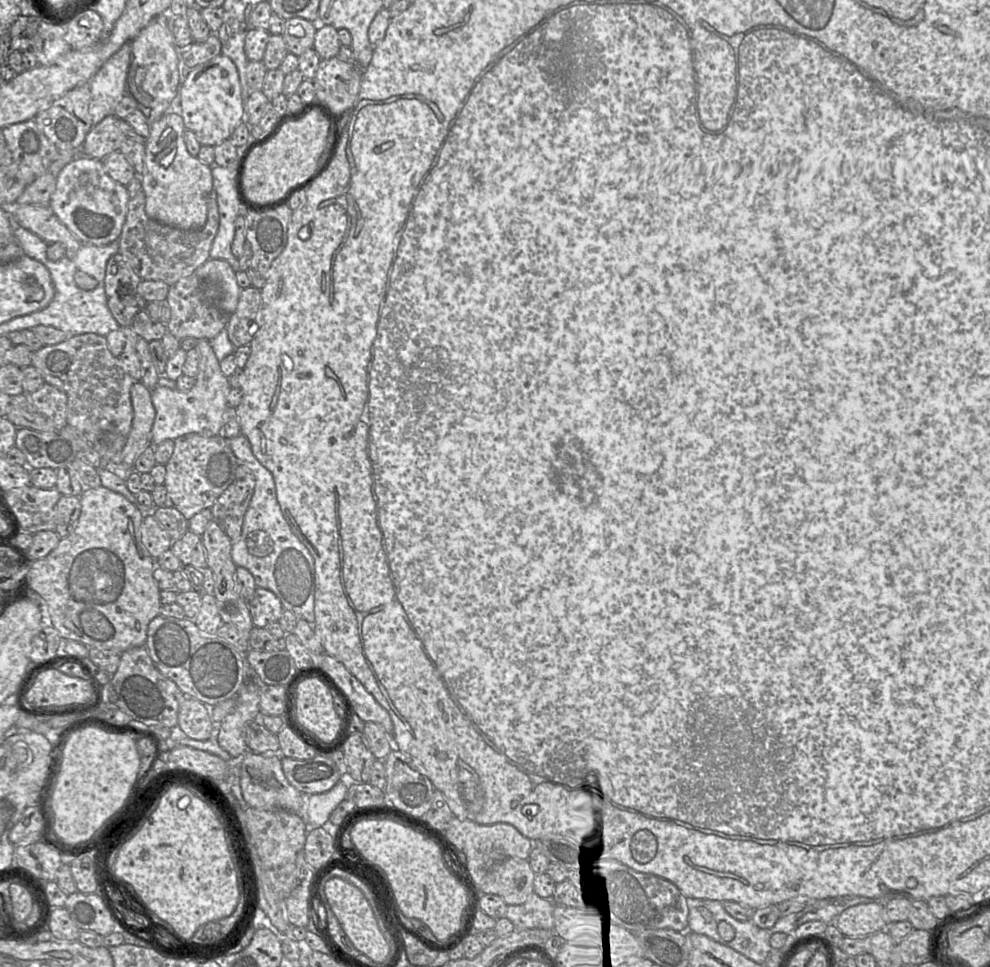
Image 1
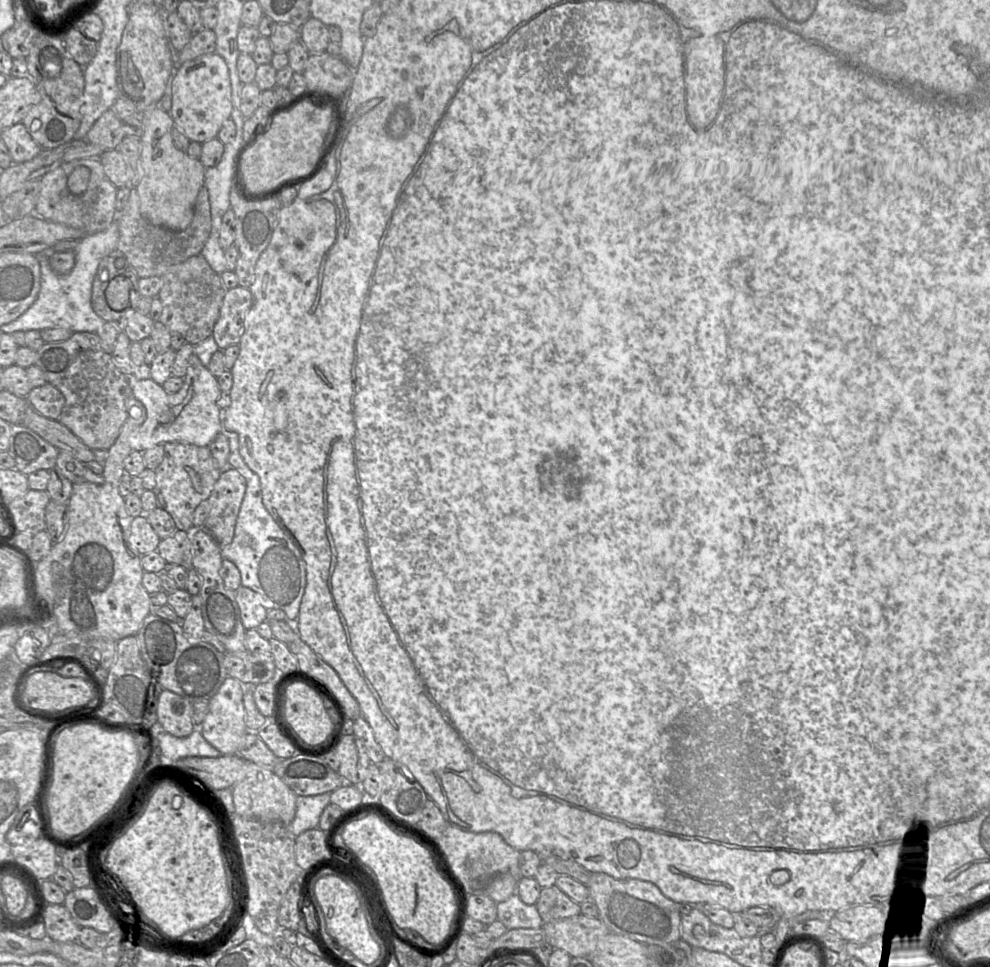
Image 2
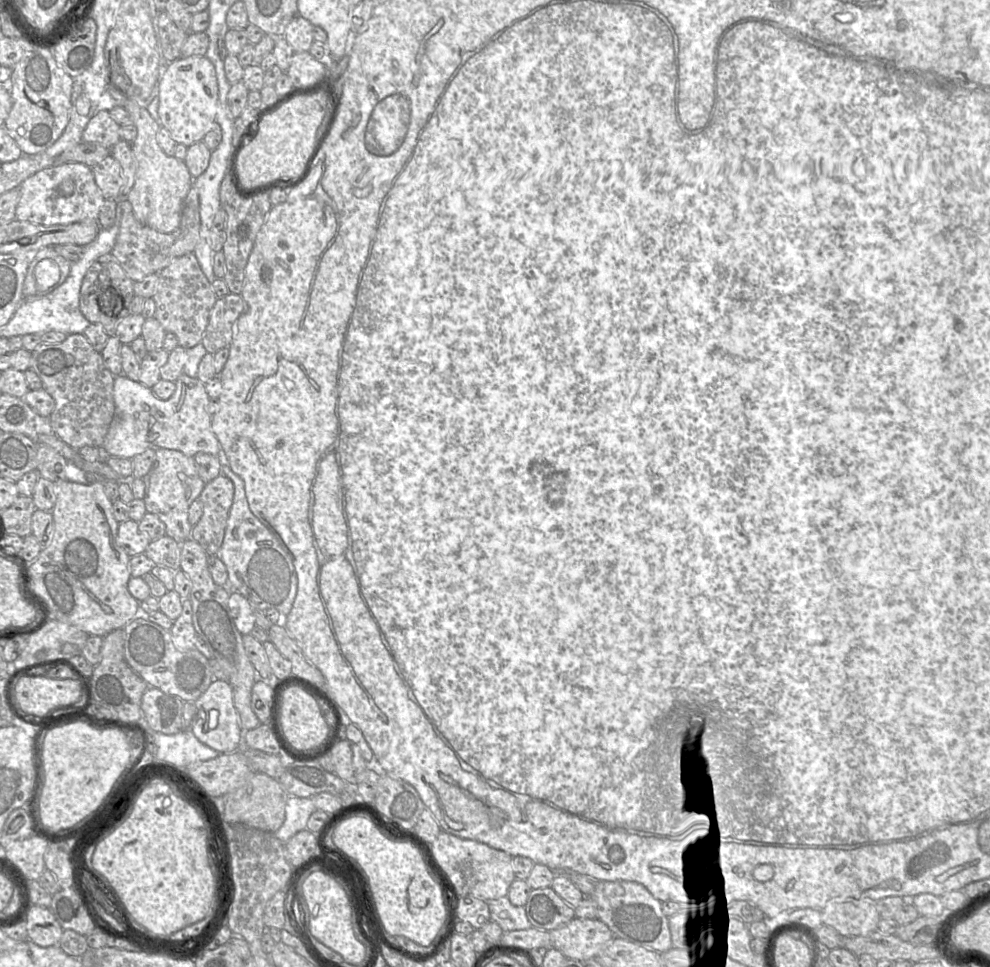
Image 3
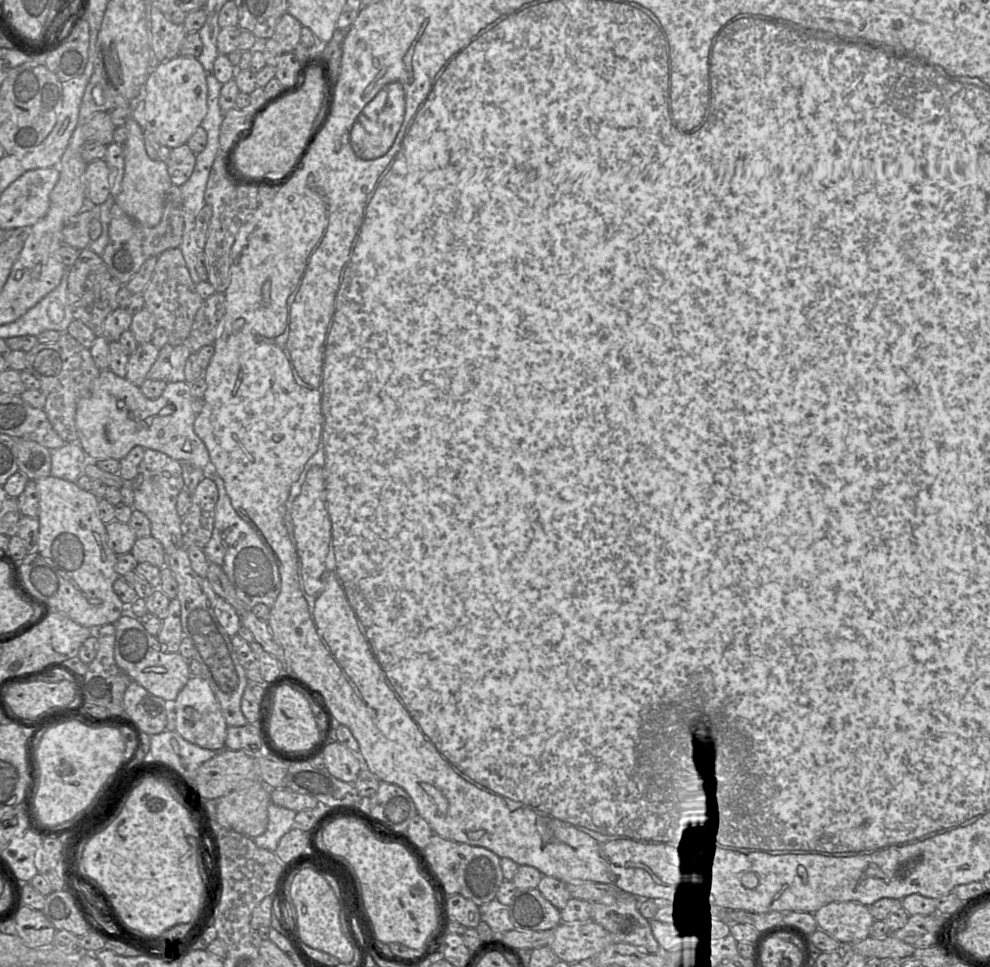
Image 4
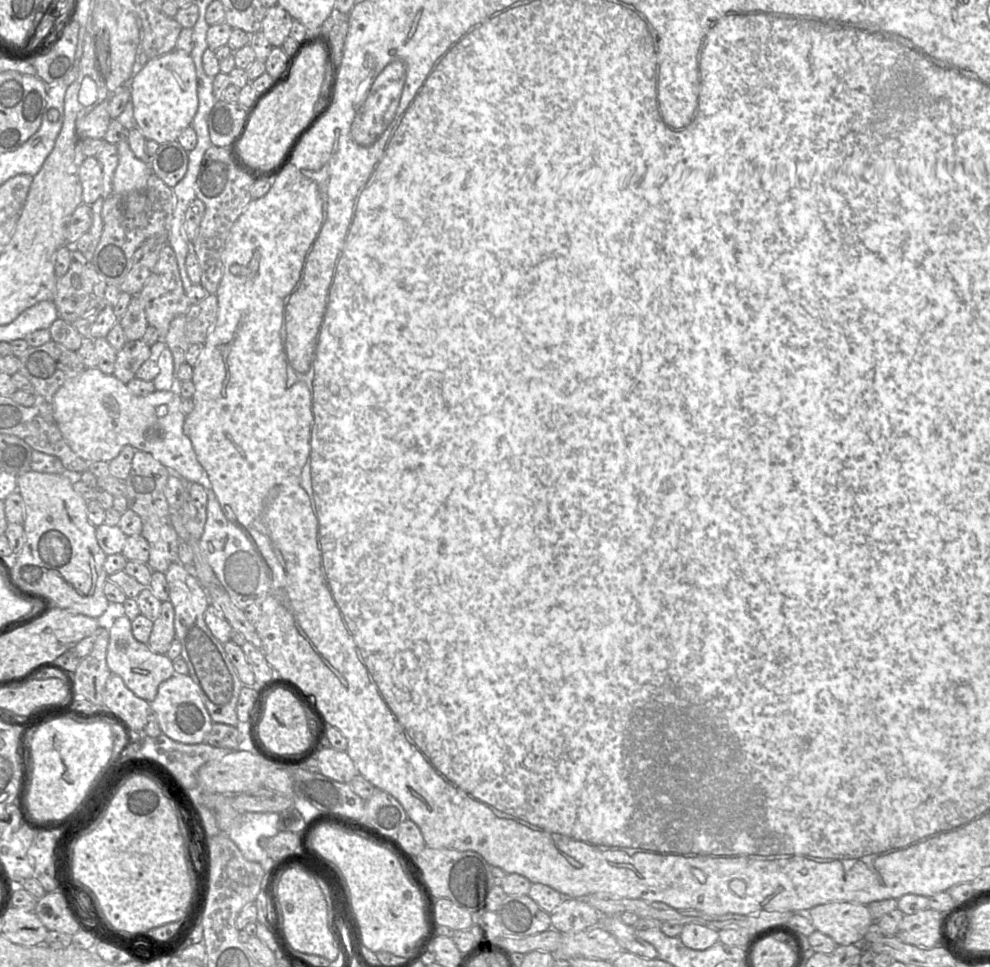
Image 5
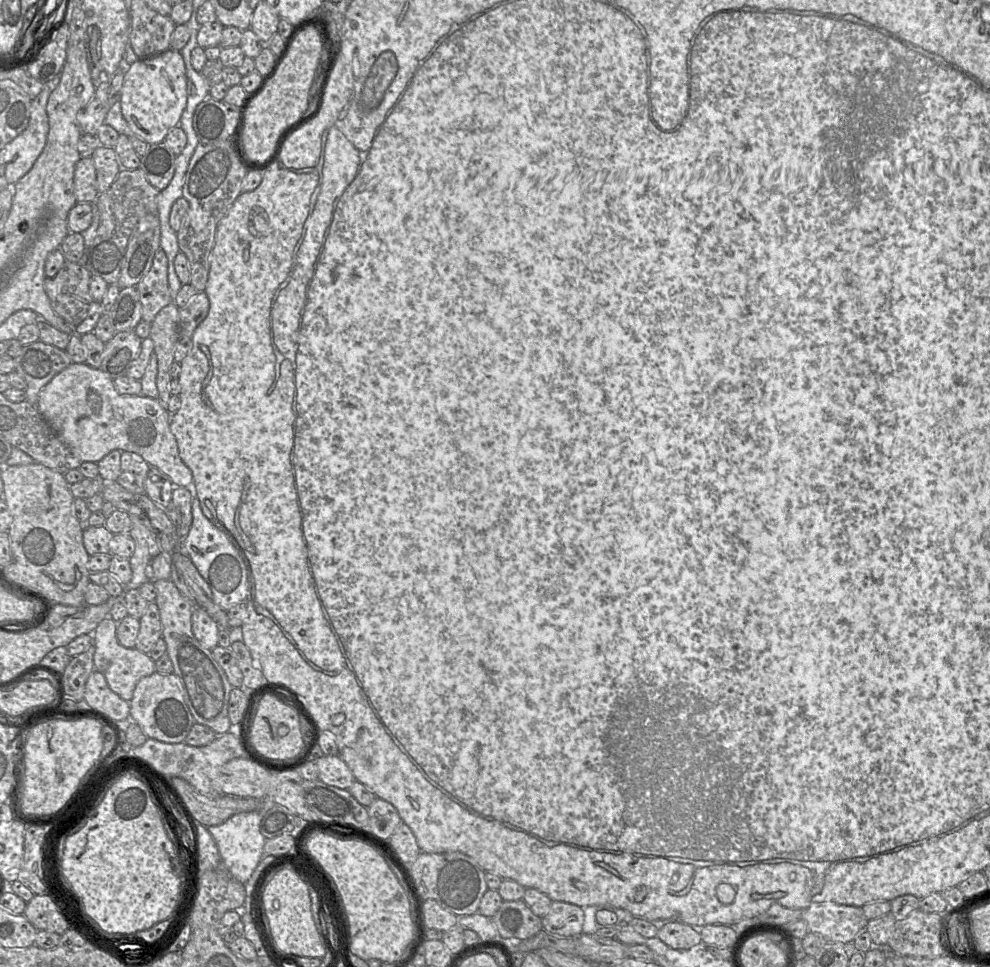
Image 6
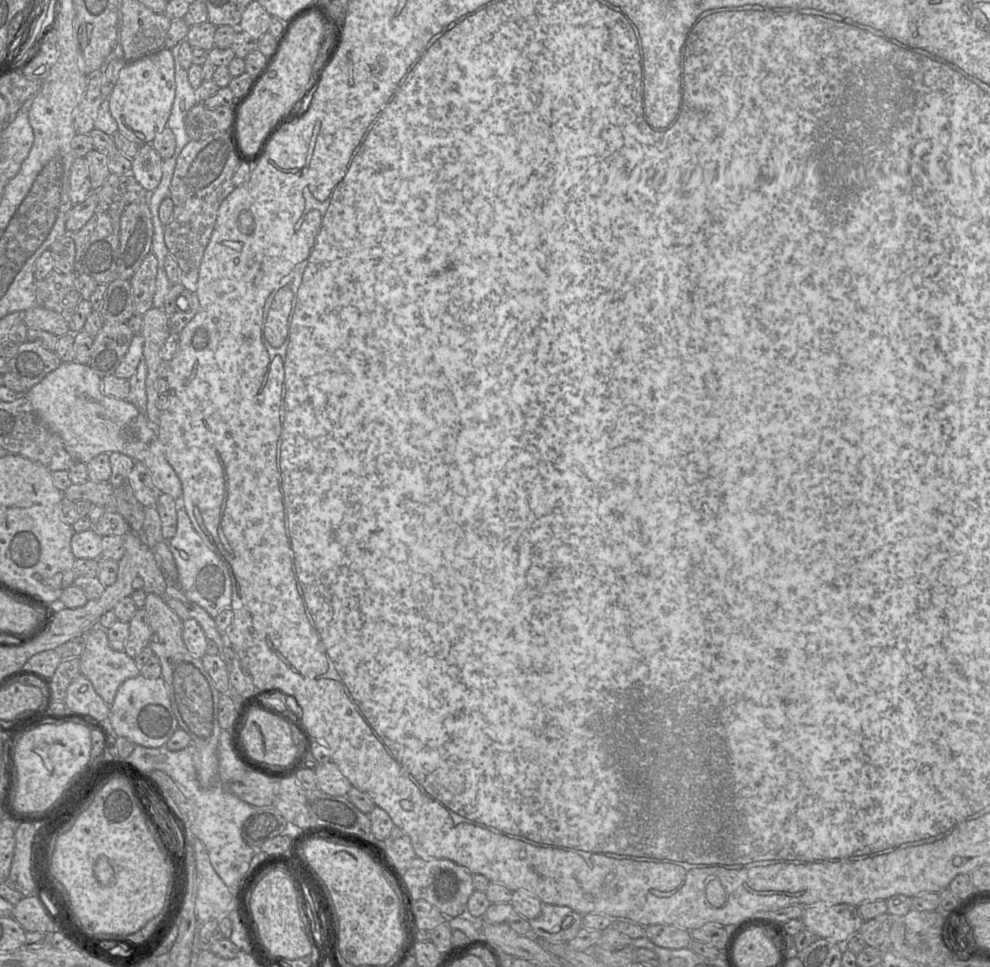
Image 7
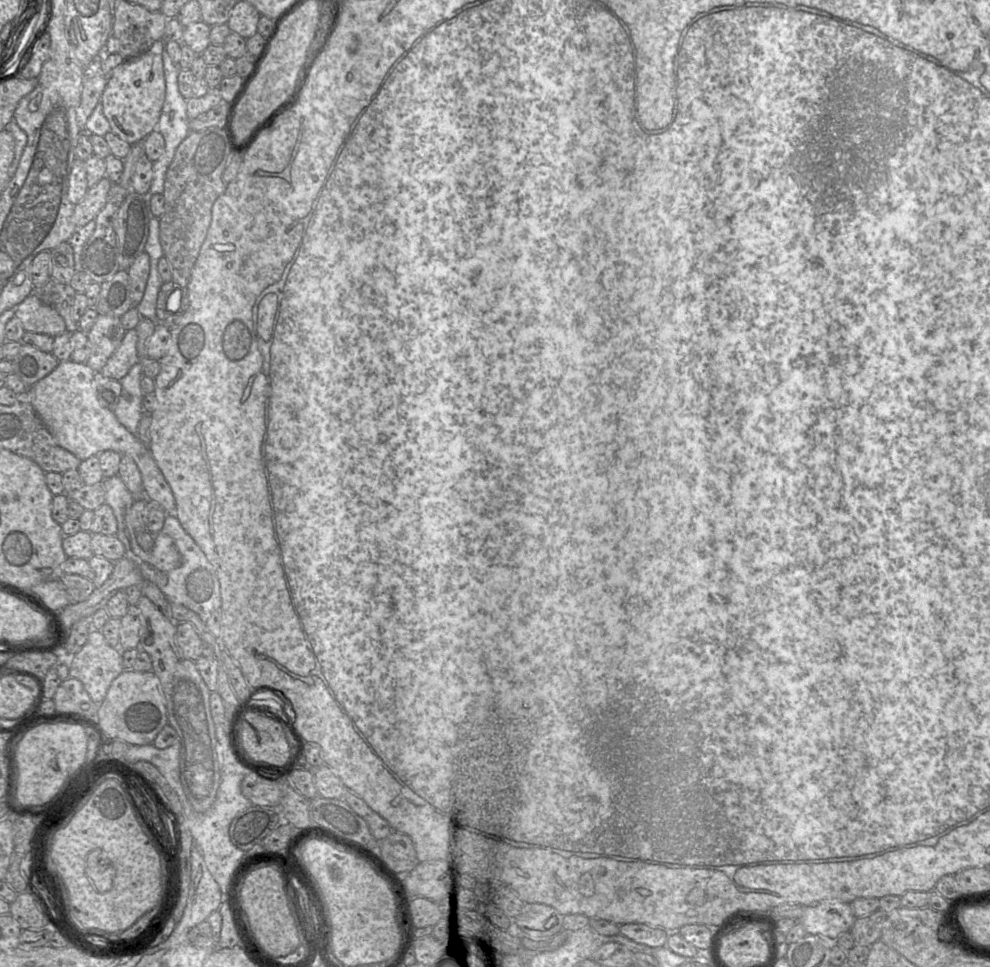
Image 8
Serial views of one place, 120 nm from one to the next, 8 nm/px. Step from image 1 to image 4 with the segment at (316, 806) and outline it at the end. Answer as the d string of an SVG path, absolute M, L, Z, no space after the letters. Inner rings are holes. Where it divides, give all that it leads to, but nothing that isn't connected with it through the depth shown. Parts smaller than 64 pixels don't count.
M270 804L268 807L268 826L266 831L254 838L255 844L263 849L275 852L280 839L293 828L296 812Z

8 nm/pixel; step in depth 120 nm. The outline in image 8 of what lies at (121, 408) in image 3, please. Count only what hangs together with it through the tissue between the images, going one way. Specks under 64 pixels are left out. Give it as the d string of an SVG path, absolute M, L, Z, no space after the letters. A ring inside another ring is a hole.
M71 359L60 361L52 372L31 387L34 409L56 443L81 461L106 450L131 457L141 473L145 499L156 502L166 512L173 513L173 492L148 446L137 435L129 432L112 410L100 405L96 396L95 373L87 363L78 363Z

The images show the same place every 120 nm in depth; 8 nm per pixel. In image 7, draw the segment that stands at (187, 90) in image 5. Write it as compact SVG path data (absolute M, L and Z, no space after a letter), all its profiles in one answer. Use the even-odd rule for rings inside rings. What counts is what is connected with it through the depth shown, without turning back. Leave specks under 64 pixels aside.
M163 47L136 61L127 61L108 97L110 112L117 122L118 131L139 146L151 144L167 126L175 90L175 62L171 49Z

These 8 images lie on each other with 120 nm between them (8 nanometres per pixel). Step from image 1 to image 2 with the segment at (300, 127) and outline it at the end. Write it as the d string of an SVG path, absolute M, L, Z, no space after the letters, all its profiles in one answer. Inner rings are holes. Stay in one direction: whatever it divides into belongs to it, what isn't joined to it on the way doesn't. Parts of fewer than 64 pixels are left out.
M308 102L278 114L268 131L242 157L240 168L247 191L252 195L262 195L286 183L308 178L321 162L329 123L329 111Z

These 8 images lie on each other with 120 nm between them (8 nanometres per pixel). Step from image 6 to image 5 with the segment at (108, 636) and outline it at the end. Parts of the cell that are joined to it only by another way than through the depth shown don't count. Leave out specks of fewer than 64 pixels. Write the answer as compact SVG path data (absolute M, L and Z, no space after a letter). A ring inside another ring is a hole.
M126 616L116 619L109 629L106 662L112 674L118 675L128 689L149 703L155 699L160 684L176 673L172 660L166 655L152 652L147 644L135 639L131 620Z

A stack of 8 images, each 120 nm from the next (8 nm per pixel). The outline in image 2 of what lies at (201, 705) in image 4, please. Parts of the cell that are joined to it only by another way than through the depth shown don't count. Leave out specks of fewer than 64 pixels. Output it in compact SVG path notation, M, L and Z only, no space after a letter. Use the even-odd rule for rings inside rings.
M228 677L222 683L218 692L208 701L208 713L206 714L201 726L196 728L196 729L200 730L200 732L202 733L202 736L205 738L205 740L208 743L210 743L214 748L216 748L219 752L221 752L223 755L234 755L234 754L236 754L237 751L240 749L241 743L243 742L243 738L245 737L246 733L248 732L246 724L245 724L245 709L244 709L244 705L243 705L243 696L245 694L245 689L247 687L254 687L254 686L246 686L241 681Z

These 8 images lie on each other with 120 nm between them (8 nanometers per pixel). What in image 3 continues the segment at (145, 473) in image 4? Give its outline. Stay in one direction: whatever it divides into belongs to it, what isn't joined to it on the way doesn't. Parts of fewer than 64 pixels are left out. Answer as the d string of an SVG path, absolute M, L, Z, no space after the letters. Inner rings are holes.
M156 449L155 462L143 478L146 481L146 493L143 498L146 511L155 514L165 524L165 536L184 543L190 538L193 527L188 520L189 506L199 499L206 485L198 475L194 457L186 456L178 450Z

